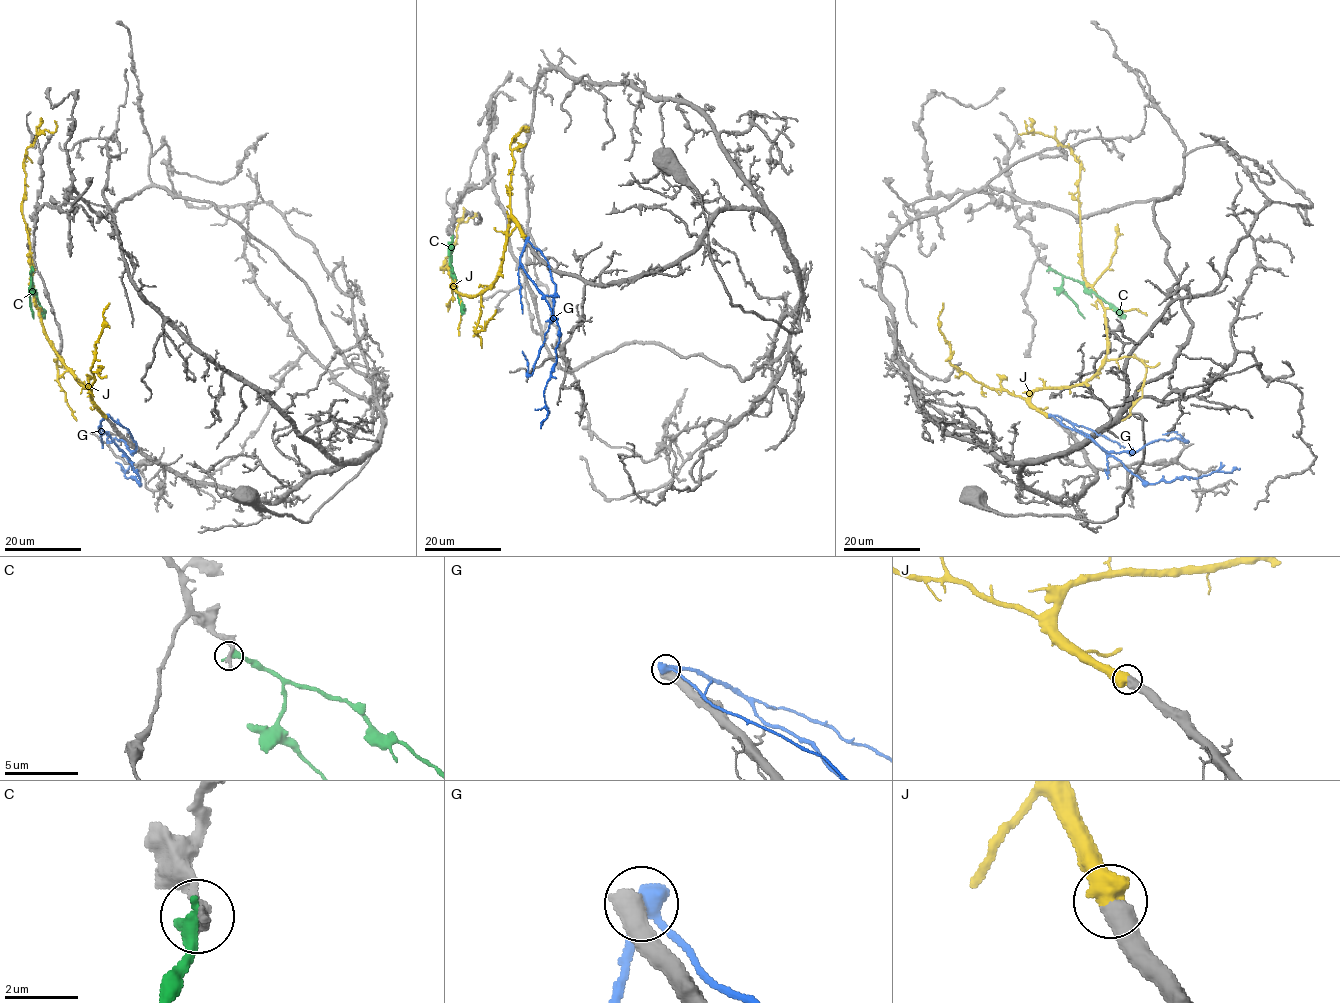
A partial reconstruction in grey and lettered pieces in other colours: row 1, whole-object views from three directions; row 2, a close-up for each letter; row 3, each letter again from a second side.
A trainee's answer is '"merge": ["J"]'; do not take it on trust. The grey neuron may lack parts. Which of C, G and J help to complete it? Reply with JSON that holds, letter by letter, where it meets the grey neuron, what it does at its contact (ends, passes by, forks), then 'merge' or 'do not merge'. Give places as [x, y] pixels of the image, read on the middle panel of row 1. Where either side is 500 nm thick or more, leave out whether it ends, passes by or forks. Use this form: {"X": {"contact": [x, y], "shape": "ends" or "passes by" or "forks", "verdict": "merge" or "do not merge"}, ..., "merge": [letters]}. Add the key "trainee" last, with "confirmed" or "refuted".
{"C": {"contact": [453, 237], "shape": "ends", "verdict": "do not merge"}, "G": {"contact": [526, 239], "verdict": "do not merge"}, "J": {"contact": [524, 237], "verdict": "merge"}, "merge": ["J"], "trainee": "confirmed"}

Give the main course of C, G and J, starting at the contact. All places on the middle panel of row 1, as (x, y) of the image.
C: (453, 237), (451, 274), (464, 313)
G: (526, 239), (520, 263), (548, 304), (560, 329), (554, 370), (543, 391), (547, 416), (540, 428)
J: (524, 237), (511, 219), (499, 277), (476, 296), (460, 294), (451, 271), (442, 267), (457, 225), (474, 213)

